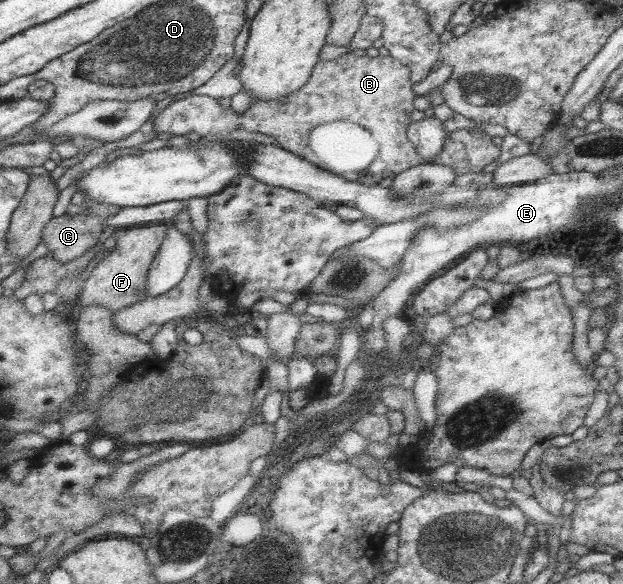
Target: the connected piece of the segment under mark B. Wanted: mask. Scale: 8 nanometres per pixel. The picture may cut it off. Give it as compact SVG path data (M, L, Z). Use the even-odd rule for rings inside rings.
M348 52L332 60L318 60L307 82L296 91L280 97L280 101L256 100L243 113L236 113L232 108L222 107L217 99L190 93L188 97L174 100L158 115L154 115L152 128L158 134L169 133L173 136L194 132L199 136L224 137L236 130L261 133L274 138L281 149L306 159L316 168L346 180L358 181L365 186L374 186L382 179L394 178L396 174L422 164L422 159L416 155L414 147L406 138L408 116L413 112L412 99L415 95L412 92L410 72L408 67L389 55L369 57L365 53L358 56Z

